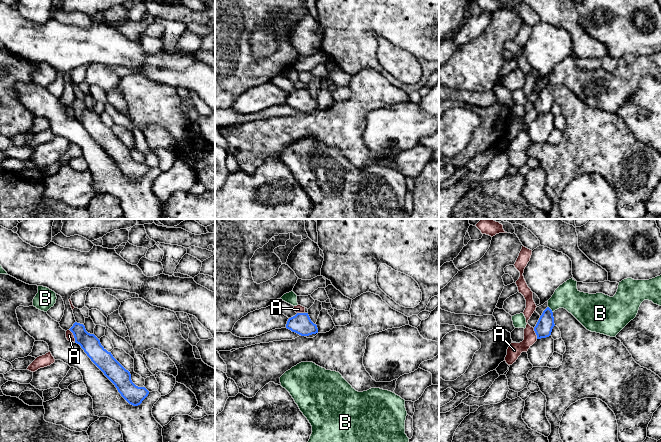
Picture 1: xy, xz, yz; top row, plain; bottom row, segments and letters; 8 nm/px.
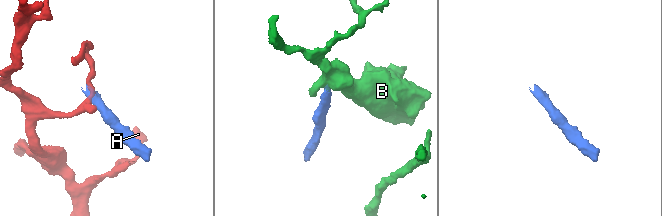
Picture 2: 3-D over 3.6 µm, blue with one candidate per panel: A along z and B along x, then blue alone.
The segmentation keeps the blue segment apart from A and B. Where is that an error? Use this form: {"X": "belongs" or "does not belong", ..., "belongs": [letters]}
{"A": "does not belong", "B": "belongs", "belongs": ["B"]}

